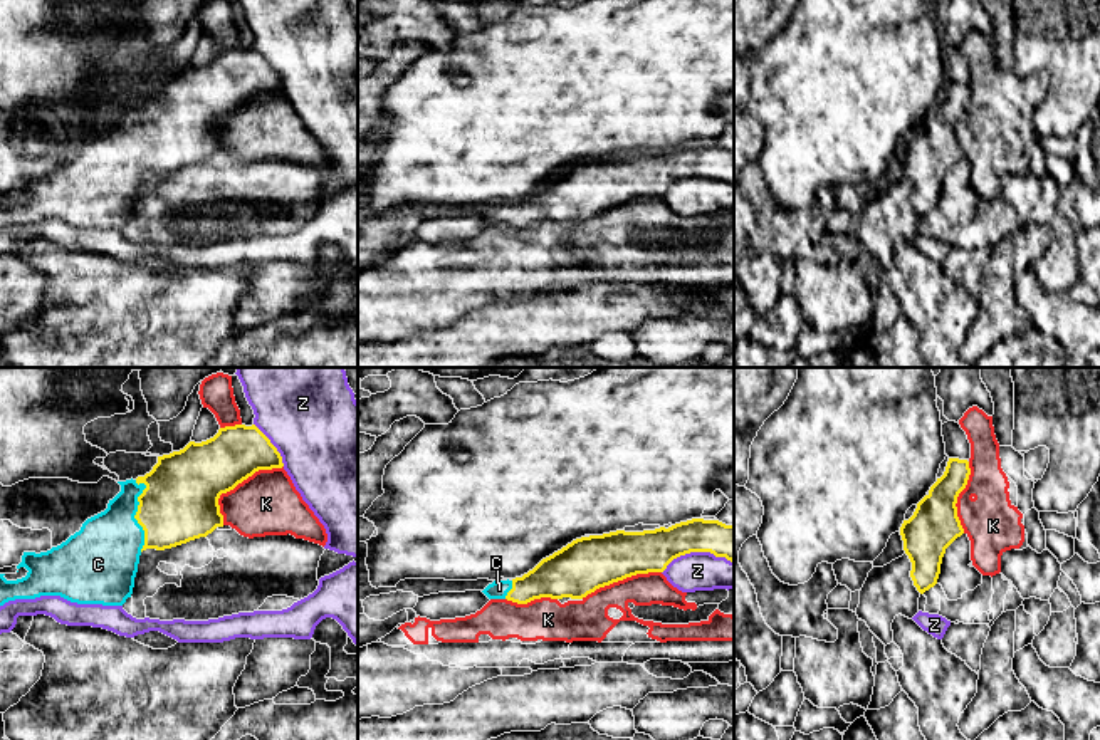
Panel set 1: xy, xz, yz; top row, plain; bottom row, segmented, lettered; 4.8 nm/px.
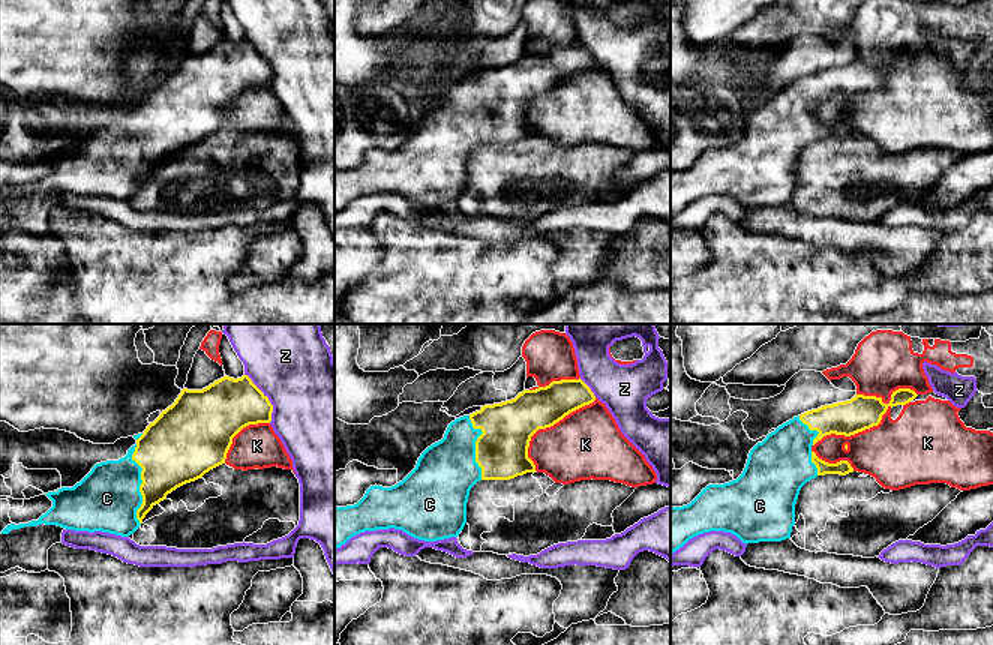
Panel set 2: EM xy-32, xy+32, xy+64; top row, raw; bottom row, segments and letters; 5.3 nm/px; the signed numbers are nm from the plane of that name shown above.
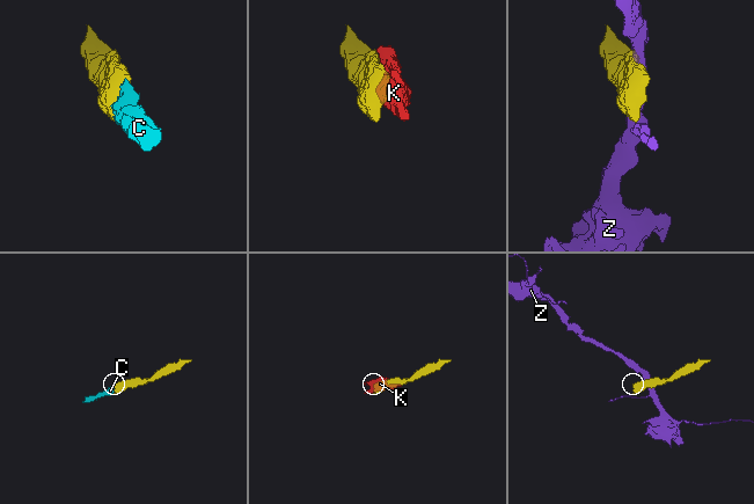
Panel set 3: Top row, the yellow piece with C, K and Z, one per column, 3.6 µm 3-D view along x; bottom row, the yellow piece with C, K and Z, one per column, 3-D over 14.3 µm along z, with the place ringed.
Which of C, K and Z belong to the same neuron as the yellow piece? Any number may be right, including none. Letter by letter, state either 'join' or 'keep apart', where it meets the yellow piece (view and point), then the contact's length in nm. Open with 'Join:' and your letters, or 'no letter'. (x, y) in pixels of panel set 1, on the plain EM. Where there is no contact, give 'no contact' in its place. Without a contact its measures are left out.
Join: C
C: join; meets yellow in xy at (136, 138); contact 340 nm long
K: keep apart; meets yellow in xy at (237, 108); contact 400 nm long
Z: keep apart; meets yellow in xz at (696, 175); contact 340 nm long

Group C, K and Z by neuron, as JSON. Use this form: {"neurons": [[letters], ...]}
{"neurons": [["C"], ["K"], ["Z"]]}

